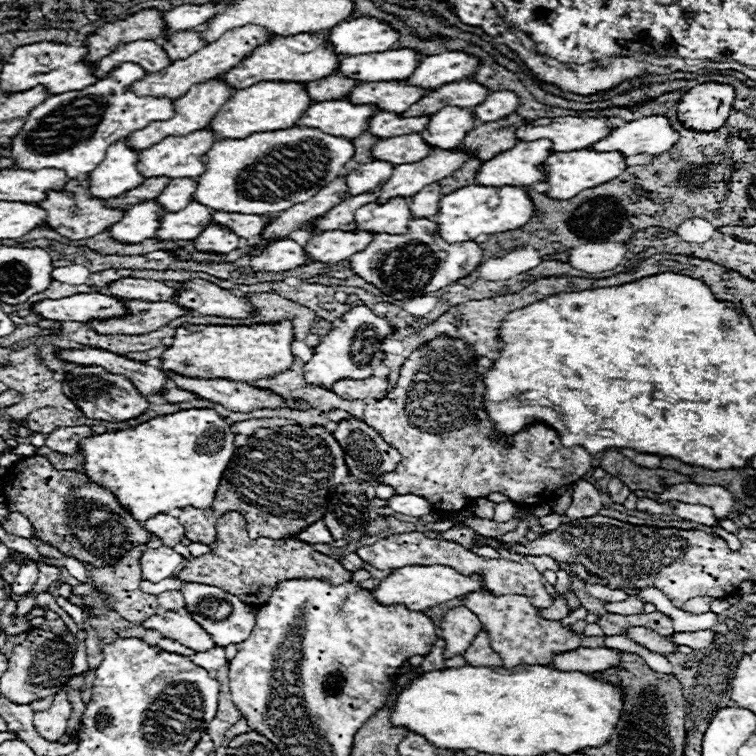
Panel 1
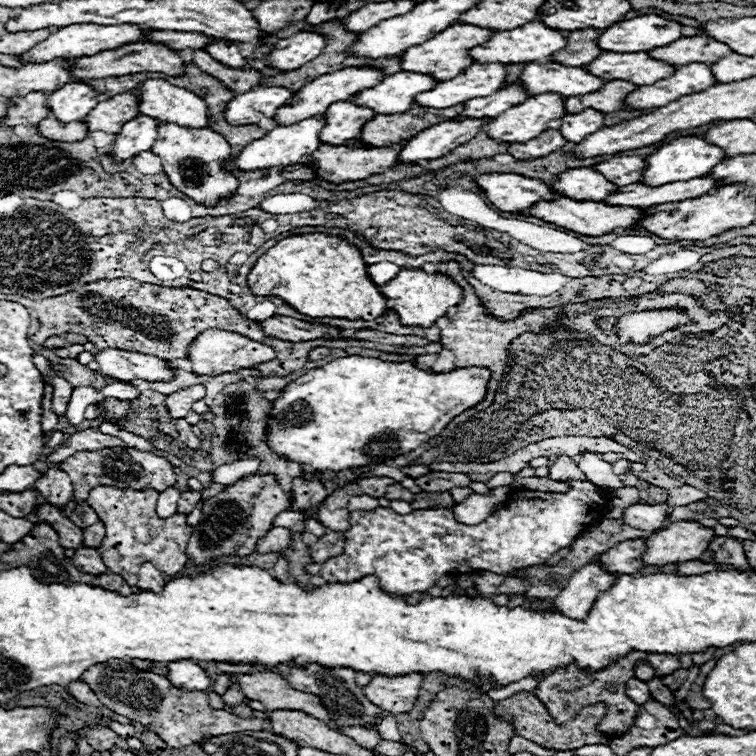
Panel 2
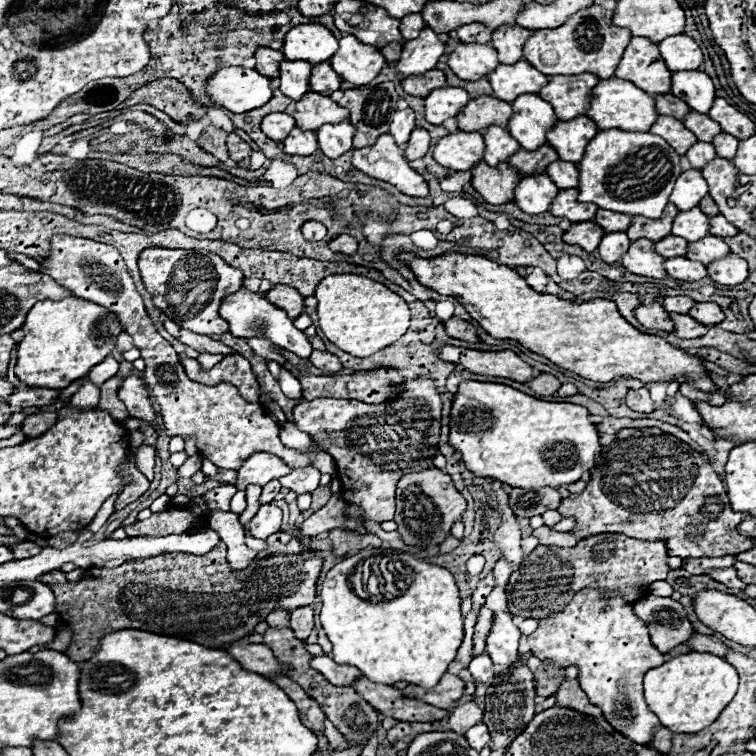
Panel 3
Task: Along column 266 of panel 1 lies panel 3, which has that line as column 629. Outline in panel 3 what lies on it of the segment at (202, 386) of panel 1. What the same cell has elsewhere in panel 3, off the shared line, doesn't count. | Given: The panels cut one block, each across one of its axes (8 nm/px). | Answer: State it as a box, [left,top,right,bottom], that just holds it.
[626,388,656,412]

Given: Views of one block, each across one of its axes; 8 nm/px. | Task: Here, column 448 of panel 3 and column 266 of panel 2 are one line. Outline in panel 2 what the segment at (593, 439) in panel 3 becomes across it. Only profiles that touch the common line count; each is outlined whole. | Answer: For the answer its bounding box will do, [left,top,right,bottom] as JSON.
[266,356,490,472]

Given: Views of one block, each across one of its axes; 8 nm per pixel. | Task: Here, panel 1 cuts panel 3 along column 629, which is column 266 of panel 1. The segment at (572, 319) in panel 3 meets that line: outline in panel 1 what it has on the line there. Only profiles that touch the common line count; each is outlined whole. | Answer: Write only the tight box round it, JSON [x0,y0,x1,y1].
[160,320,294,382]

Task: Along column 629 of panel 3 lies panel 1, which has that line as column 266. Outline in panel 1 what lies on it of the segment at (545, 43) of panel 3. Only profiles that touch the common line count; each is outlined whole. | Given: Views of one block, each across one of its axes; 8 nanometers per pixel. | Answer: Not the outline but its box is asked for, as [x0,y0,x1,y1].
[132,26,276,98]

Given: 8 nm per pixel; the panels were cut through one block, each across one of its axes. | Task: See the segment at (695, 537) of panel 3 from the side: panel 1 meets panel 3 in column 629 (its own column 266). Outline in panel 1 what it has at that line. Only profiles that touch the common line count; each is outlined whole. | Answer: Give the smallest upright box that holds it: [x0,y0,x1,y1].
[180,426,348,544]

